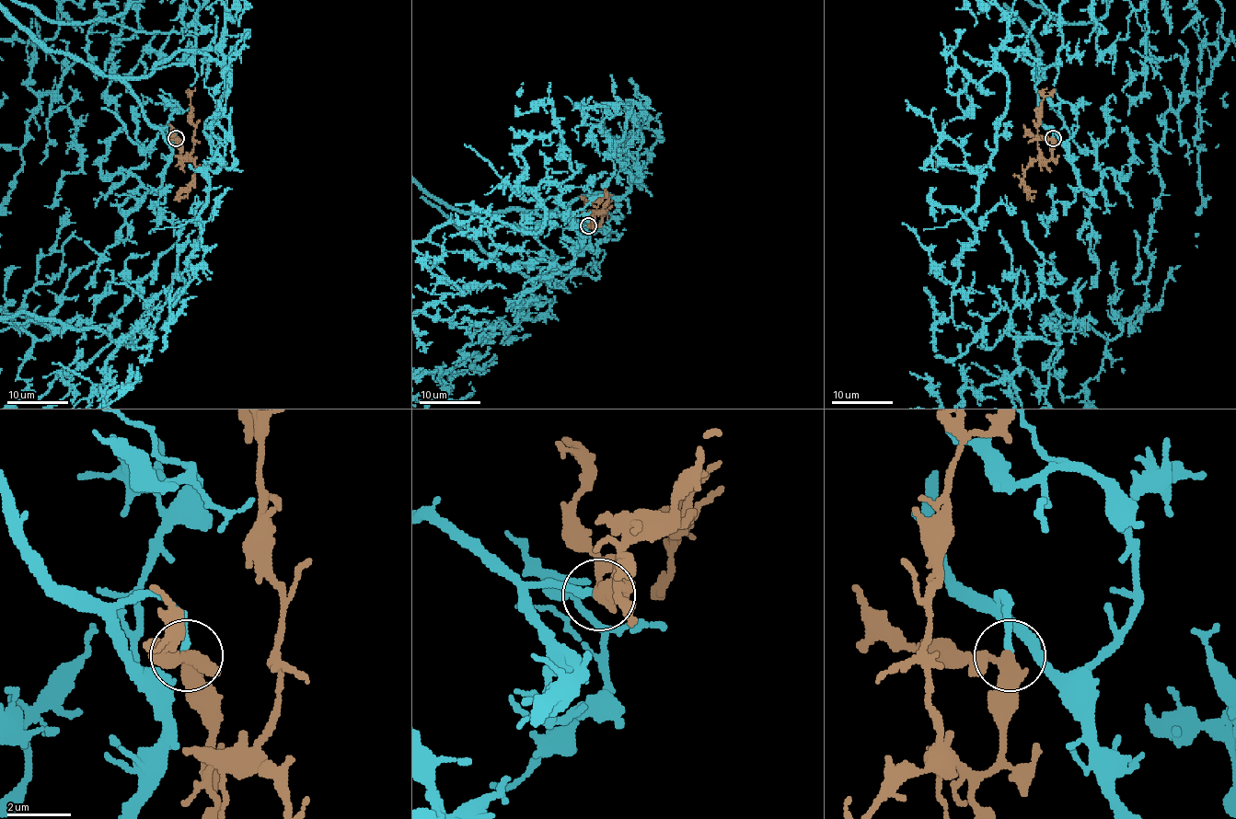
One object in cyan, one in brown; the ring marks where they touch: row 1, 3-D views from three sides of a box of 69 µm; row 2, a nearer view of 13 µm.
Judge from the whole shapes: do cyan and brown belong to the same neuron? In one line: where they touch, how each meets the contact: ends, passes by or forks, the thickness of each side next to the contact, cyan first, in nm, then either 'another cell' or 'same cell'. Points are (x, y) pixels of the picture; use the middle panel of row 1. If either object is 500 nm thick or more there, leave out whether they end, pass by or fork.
place (588, 225); cyan ends; brown passes by; calibres 200 and 400 nm; same cell

